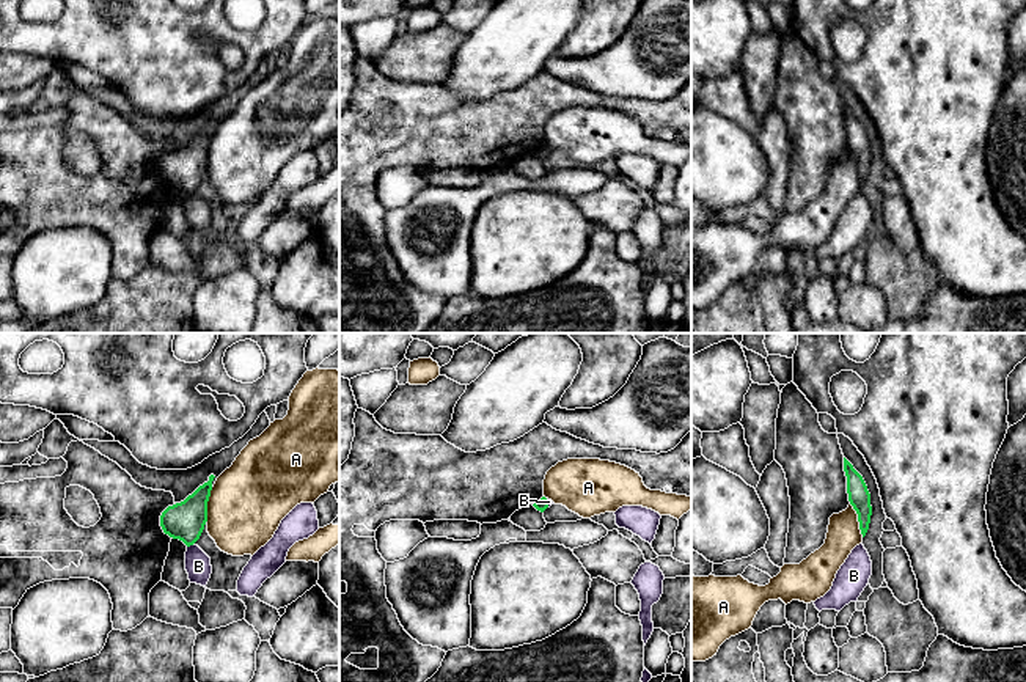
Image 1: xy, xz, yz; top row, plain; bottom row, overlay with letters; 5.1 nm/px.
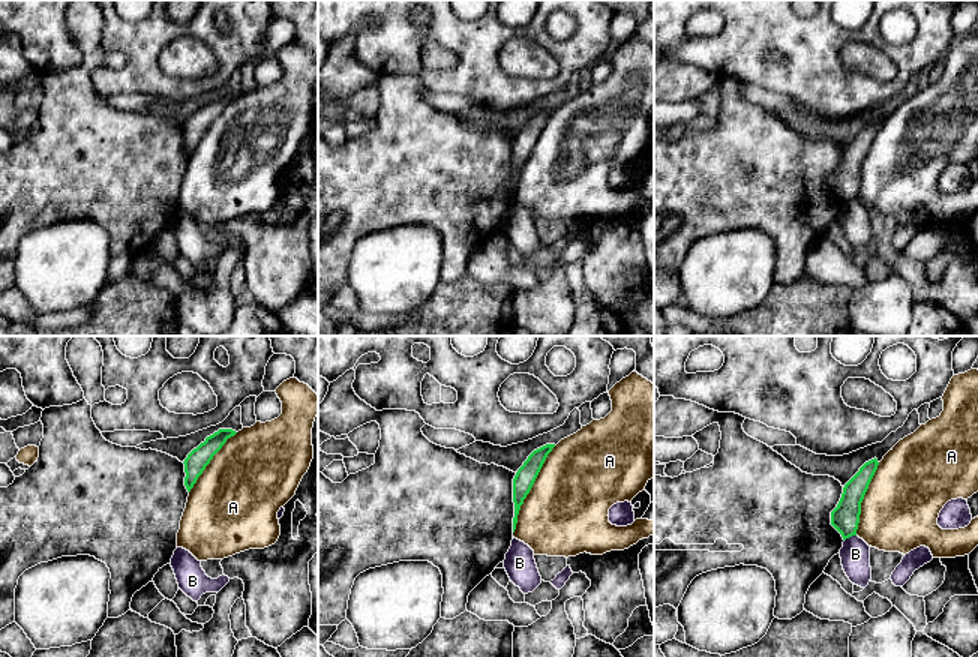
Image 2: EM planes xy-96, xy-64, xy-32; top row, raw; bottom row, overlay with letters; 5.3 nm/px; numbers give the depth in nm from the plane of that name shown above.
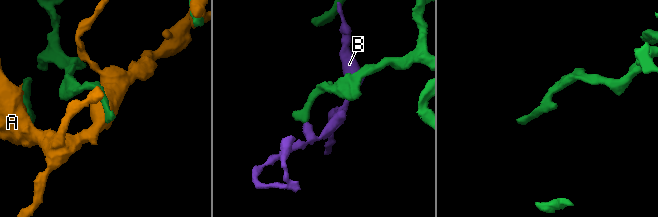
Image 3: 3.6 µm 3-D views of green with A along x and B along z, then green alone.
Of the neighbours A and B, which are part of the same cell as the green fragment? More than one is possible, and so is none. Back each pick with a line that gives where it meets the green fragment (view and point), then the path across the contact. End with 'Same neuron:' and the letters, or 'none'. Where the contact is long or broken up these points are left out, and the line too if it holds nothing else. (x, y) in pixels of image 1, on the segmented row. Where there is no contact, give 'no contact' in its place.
Same neuron: none

